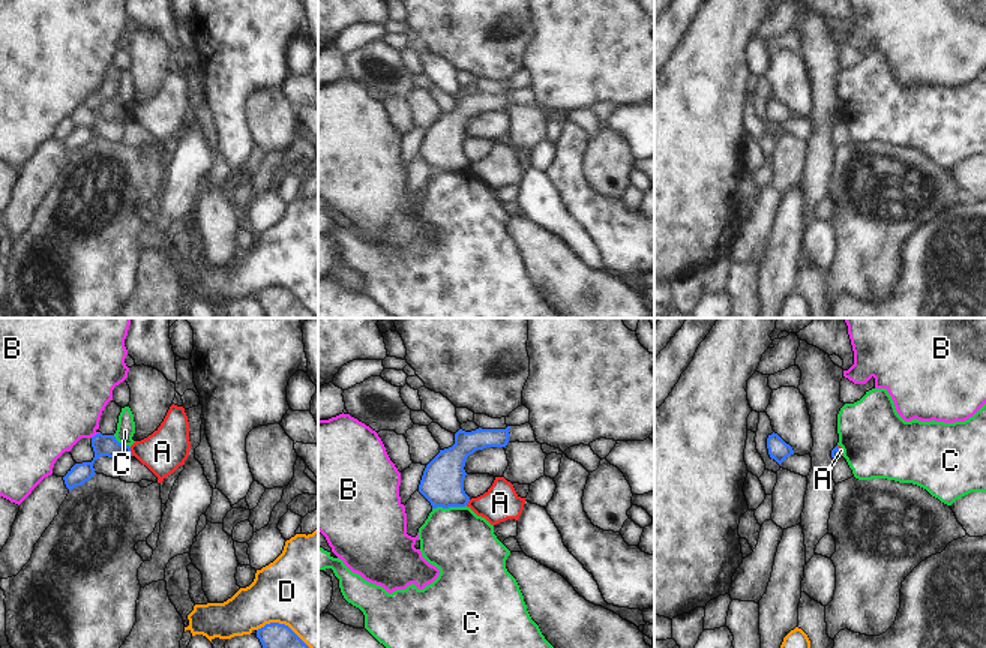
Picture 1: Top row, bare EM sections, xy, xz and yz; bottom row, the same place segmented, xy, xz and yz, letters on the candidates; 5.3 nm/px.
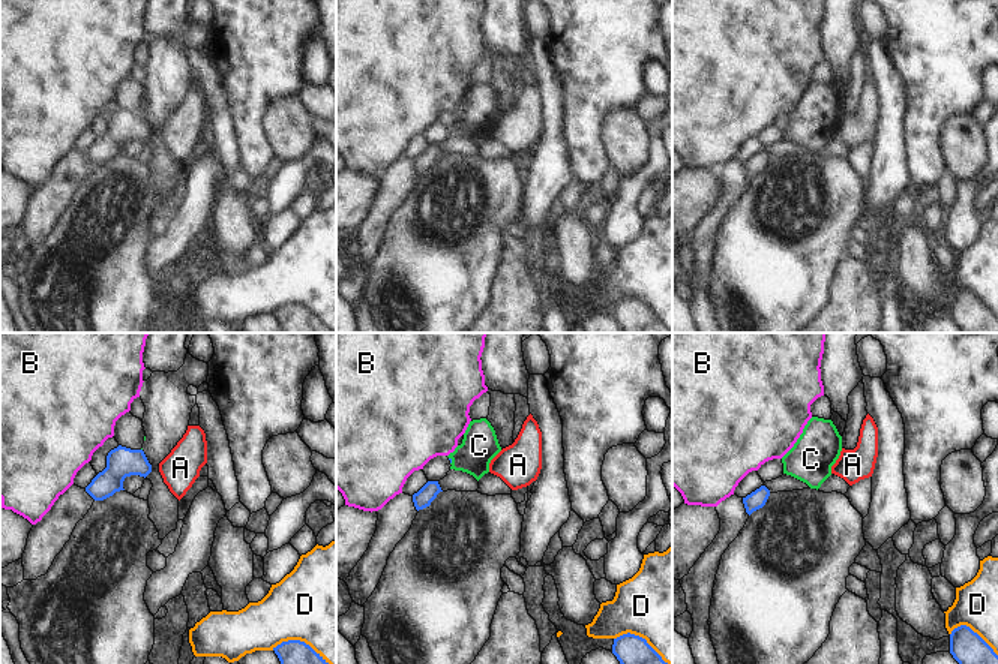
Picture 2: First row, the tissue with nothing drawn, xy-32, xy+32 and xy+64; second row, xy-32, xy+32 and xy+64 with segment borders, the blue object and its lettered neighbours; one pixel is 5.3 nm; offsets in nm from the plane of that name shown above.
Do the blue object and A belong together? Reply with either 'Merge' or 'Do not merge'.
Do not merge.

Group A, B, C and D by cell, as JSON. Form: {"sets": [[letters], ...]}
{"sets": [["A"], ["B"], ["C"], ["D"]]}

